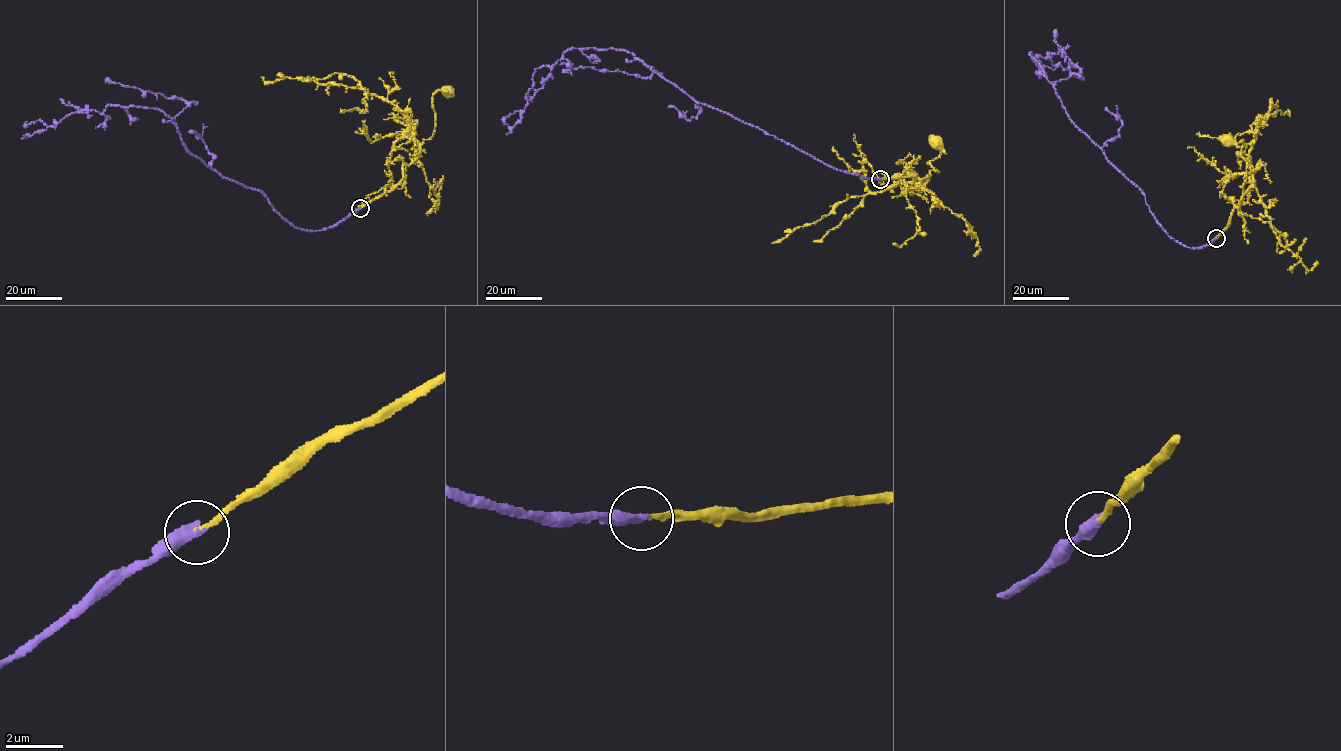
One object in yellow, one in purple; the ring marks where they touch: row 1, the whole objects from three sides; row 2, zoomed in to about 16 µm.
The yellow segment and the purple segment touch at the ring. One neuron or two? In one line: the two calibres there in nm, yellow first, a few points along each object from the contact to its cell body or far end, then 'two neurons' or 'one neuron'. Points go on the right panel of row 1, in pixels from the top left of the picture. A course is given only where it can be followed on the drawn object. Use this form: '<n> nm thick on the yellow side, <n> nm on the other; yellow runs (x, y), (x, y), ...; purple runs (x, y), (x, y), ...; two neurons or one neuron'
140 nm thick on the yellow side, 400 nm on the other; yellow runs (1216, 238), (1238, 208), (1245, 181), (1244, 141), (1229, 139); purple runs (1216, 238), (1194, 248), (1169, 236), (1144, 194), (1071, 120), (1029, 53), (1071, 74); one neuron

